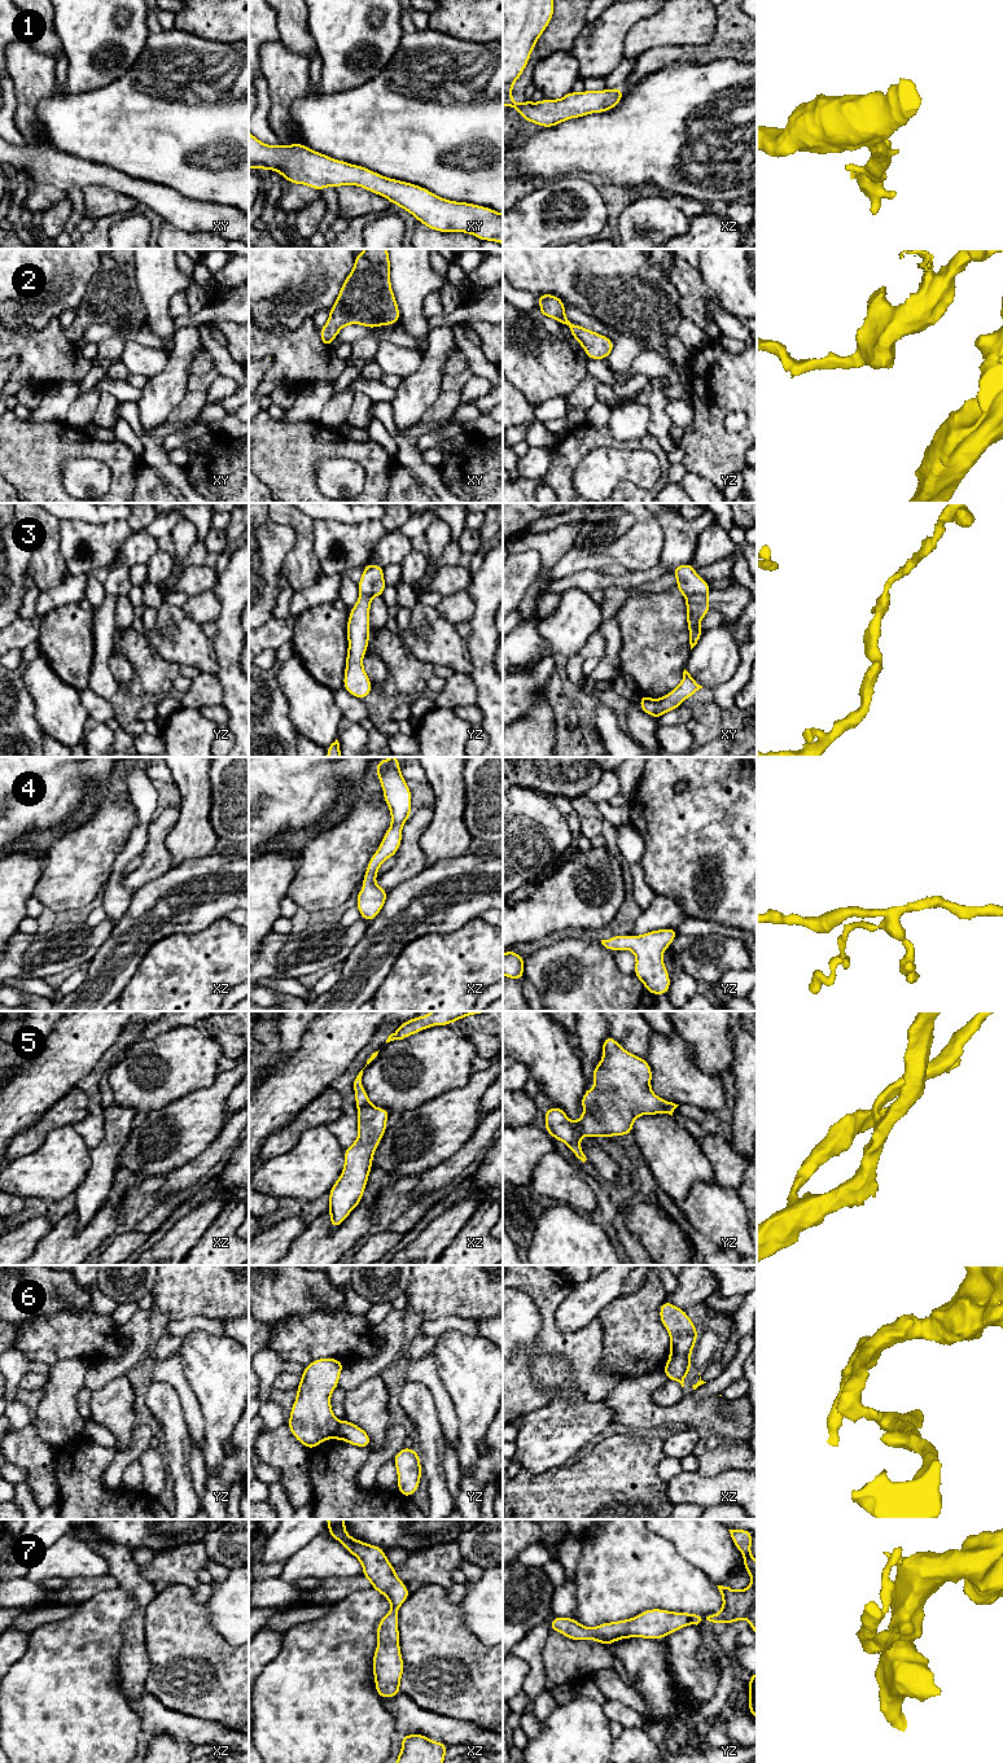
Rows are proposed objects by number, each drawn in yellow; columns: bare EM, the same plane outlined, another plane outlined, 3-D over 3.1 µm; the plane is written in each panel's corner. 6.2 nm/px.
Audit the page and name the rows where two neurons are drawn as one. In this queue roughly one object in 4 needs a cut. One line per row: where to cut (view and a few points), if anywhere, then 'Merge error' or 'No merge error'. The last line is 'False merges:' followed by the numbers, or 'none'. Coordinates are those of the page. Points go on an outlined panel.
1: No split. No merge error
2: No split. No merge error
3: Split along xy (706, 593), (687, 596). Merge error
4: No split. No merge error
5: No split. No merge error
6: Split along xz (670, 1354), (690, 1355). Merge error
7: No split. No merge error
False merges: 3, 6

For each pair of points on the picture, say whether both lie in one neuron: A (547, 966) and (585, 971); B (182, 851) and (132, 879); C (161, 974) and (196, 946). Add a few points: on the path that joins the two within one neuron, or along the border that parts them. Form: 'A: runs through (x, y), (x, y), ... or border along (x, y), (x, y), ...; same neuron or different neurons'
A: runs through (556, 971), (576, 971); same neuron
B: border along (171, 827), (165, 840), (165, 847), (174, 866); different neurons
C: runs through (170, 972), (187, 956); same neuron

